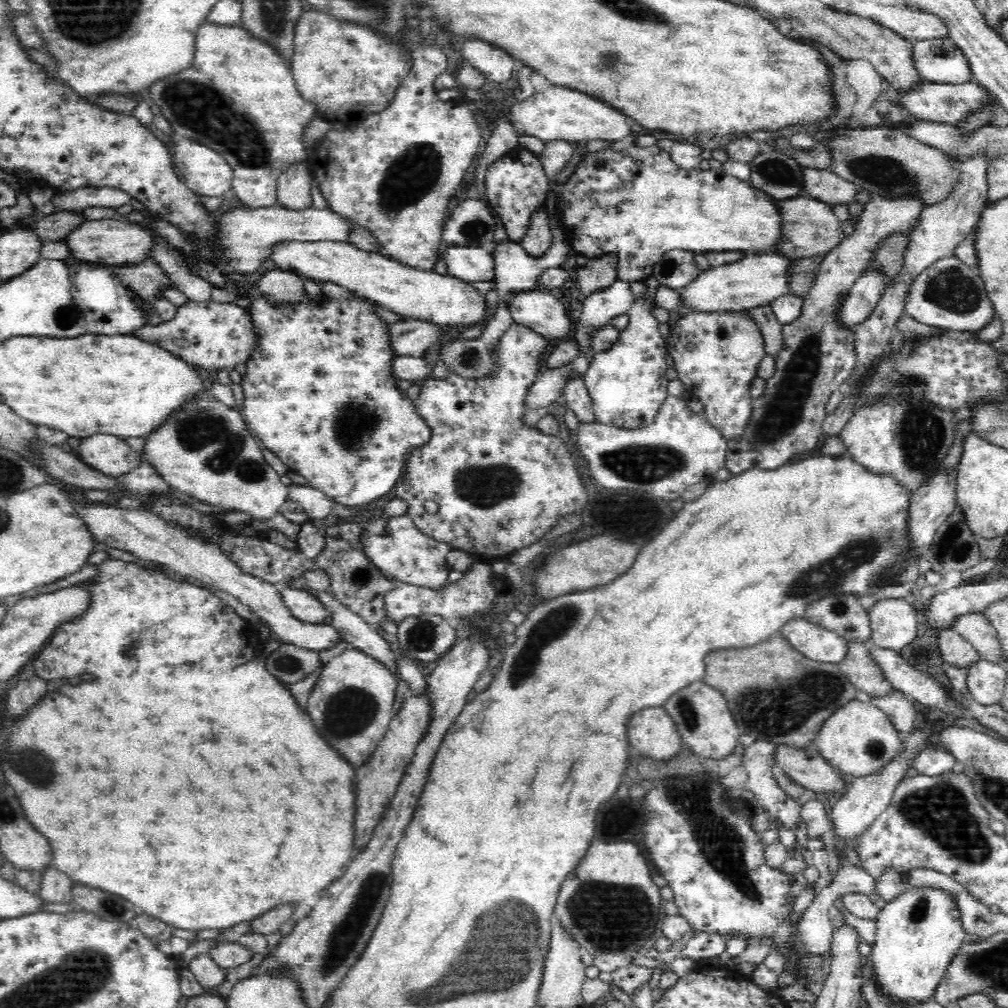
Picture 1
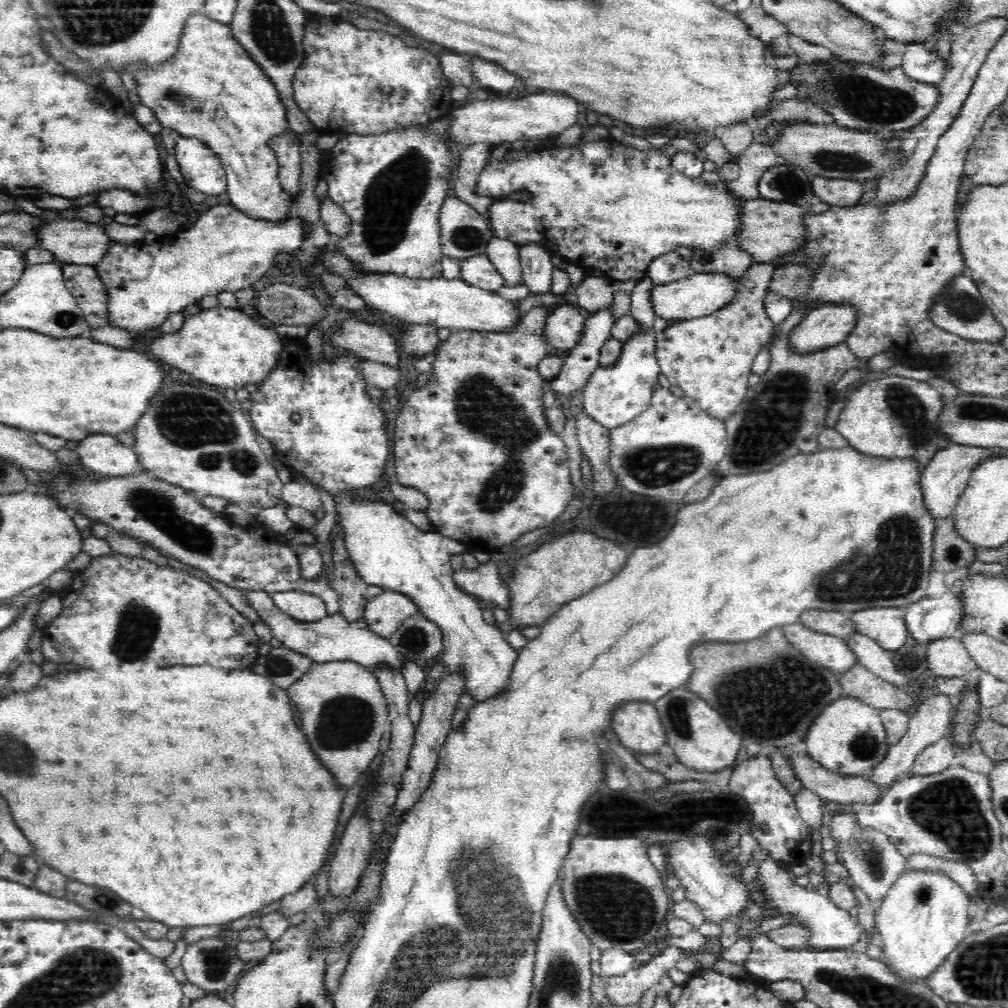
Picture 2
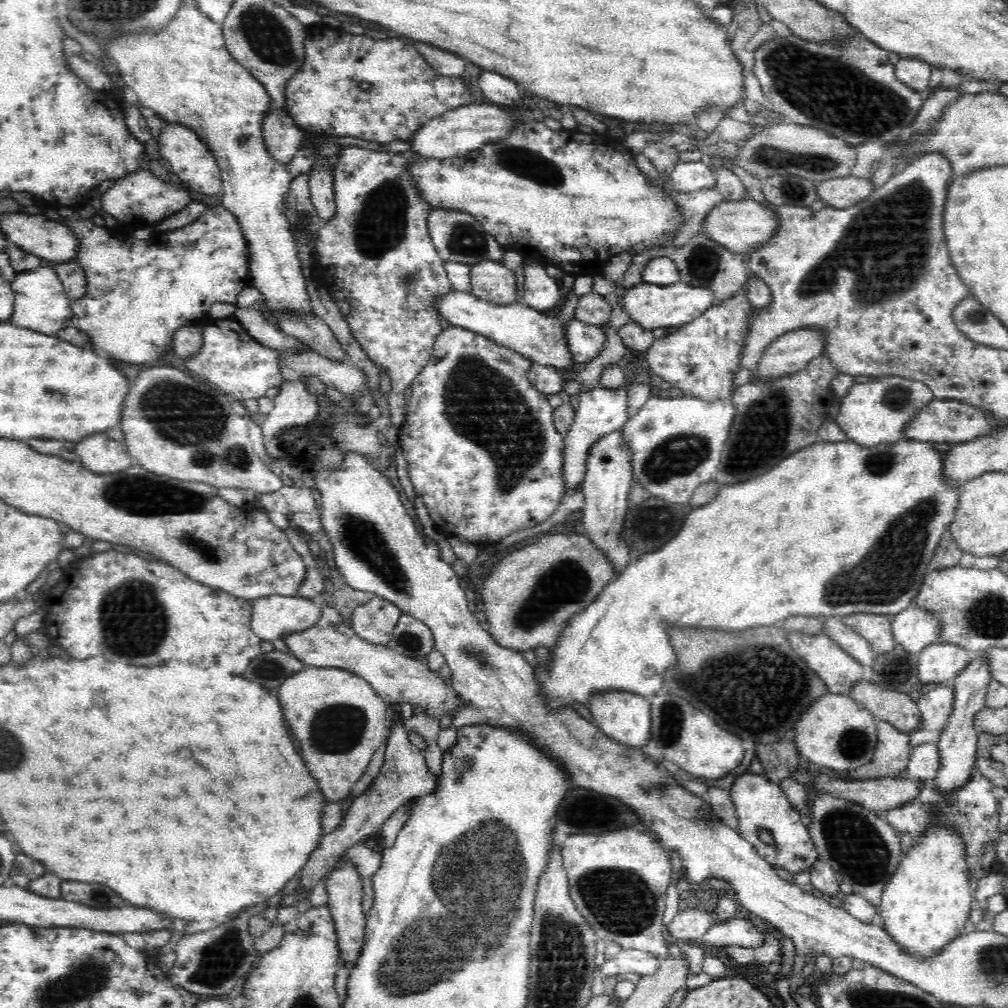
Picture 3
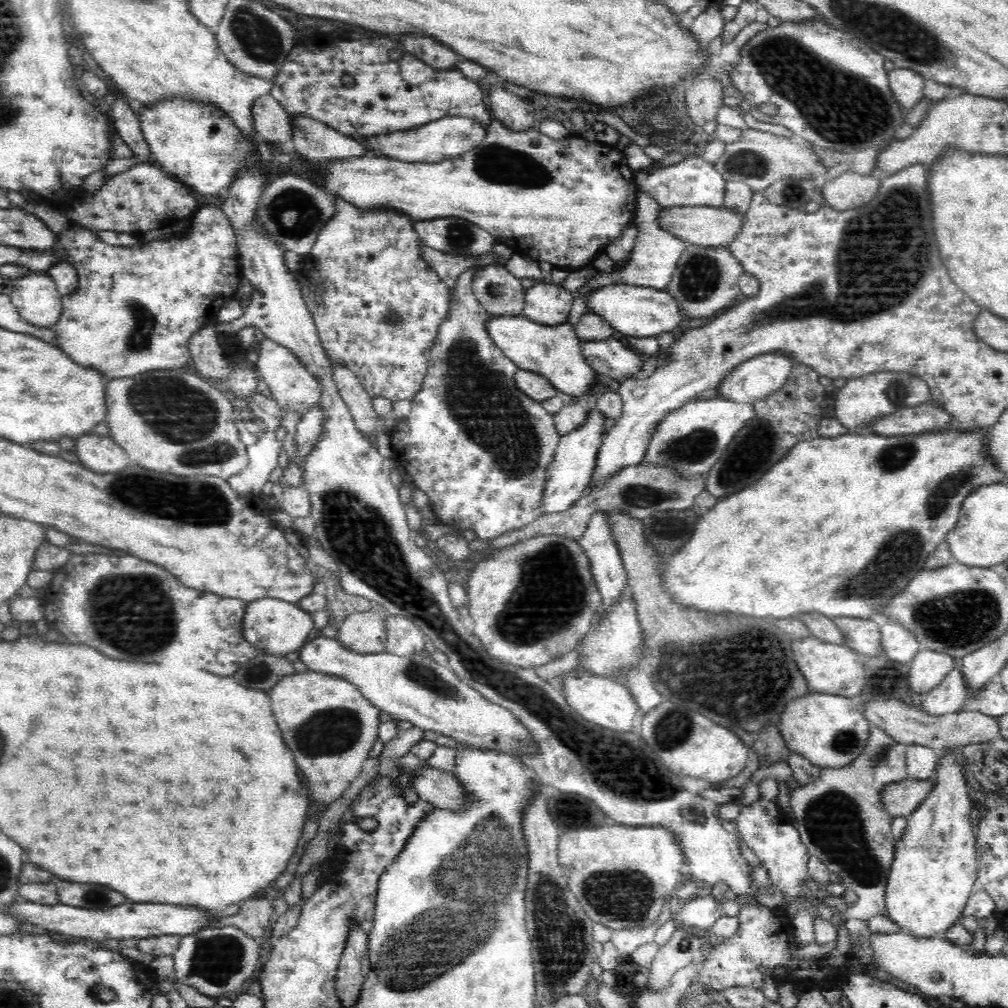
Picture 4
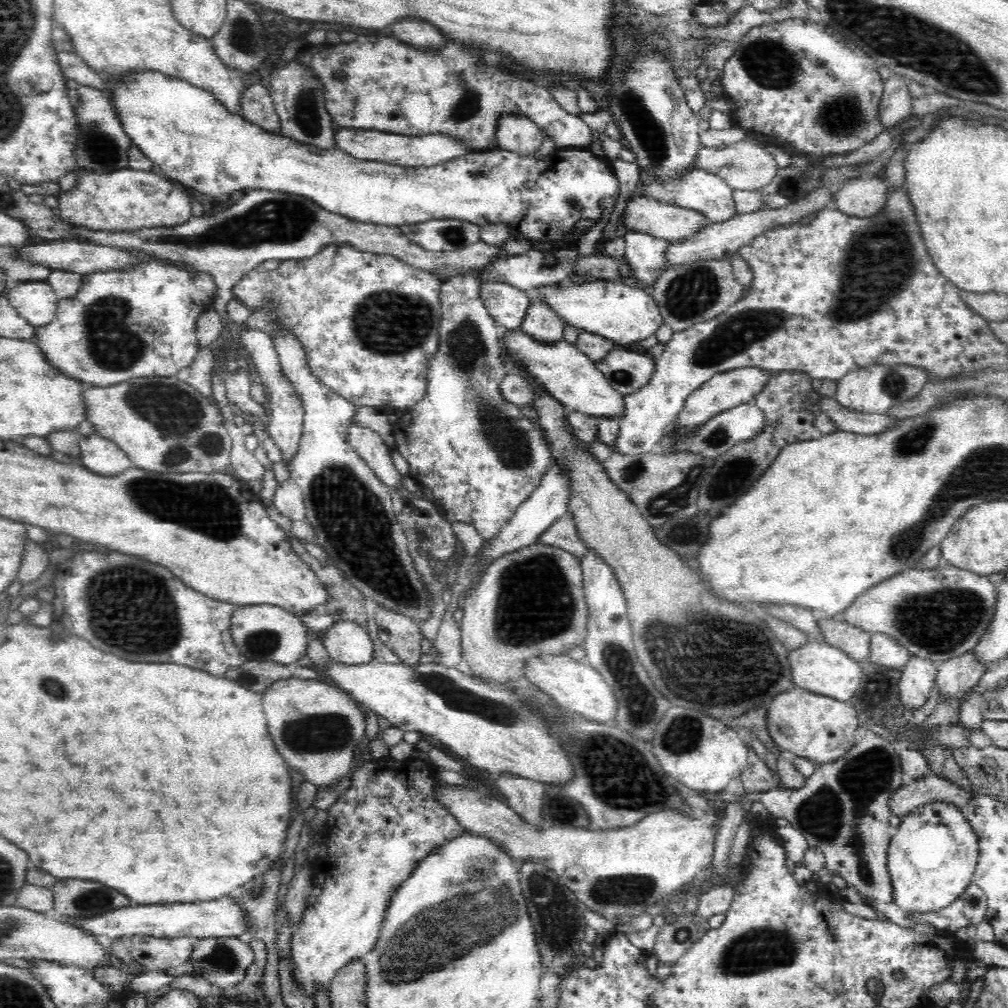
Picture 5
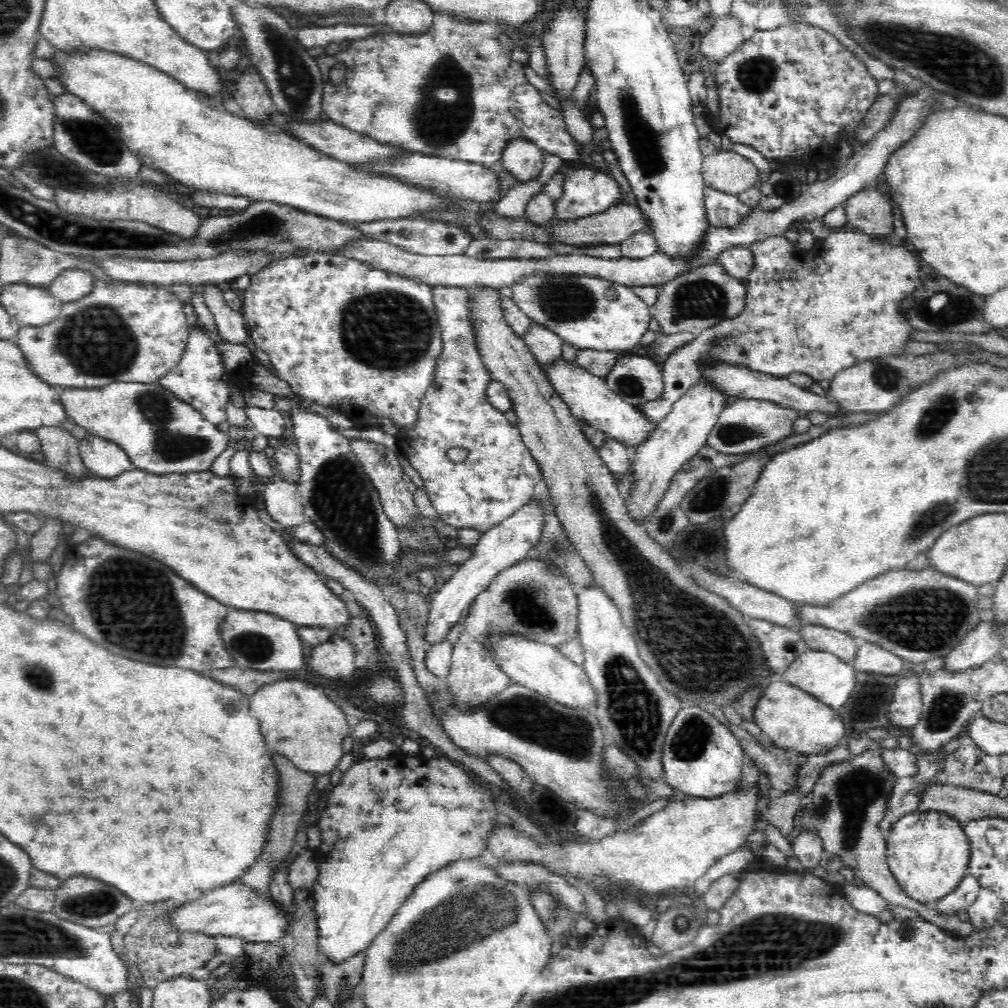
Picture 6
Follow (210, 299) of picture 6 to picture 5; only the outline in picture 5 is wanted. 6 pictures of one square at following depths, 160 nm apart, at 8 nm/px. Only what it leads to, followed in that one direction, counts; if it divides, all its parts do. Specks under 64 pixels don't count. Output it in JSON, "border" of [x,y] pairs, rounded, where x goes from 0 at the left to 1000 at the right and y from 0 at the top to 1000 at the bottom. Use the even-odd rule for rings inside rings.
{"border":[[[239,322],[236,337],[250,354],[250,369],[258,374],[259,381],[264,384],[268,402],[268,414],[264,420],[267,433],[272,436],[272,438],[278,444],[281,450],[281,458],[284,458],[286,455],[292,454],[300,435],[301,407],[299,399],[291,391],[291,385],[287,383],[287,379],[282,376],[282,372],[278,368],[276,350],[273,342],[269,339],[268,333],[251,325],[241,325],[241,322]]]}

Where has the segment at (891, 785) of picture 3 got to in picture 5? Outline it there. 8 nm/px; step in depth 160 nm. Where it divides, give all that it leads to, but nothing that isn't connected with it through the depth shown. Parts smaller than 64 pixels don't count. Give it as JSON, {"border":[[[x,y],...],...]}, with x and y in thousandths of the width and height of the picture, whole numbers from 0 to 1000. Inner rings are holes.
{"border":[[[920,768],[900,779],[895,779],[885,788],[882,801],[892,811],[913,802],[915,799],[937,796],[954,803],[968,792],[968,787],[927,768]]]}

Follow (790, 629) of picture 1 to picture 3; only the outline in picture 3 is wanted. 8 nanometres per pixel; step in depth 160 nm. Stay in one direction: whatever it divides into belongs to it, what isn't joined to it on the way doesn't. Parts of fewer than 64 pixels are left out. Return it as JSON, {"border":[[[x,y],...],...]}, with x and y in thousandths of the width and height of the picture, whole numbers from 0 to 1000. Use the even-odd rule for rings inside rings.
{"border":[[[782,627],[781,635],[786,644],[796,655],[800,657],[801,663],[815,675],[819,684],[827,688],[841,688],[841,685],[847,683],[851,677],[855,676],[855,661],[851,654],[841,649],[819,629],[800,630],[789,627]]]}

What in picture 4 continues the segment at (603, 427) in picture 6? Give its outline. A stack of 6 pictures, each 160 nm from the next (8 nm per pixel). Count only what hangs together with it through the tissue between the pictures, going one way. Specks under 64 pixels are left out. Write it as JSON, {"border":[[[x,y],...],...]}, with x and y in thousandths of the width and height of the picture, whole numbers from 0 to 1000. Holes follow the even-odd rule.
{"border":[[[488,313],[488,317],[482,319],[485,332],[491,342],[504,354],[516,367],[524,367],[534,371],[550,382],[554,389],[561,389],[565,393],[588,392],[587,384],[590,381],[599,381],[594,370],[581,359],[576,348],[576,338],[569,324],[563,318],[556,321],[543,322],[526,317],[526,314],[494,313]]]}

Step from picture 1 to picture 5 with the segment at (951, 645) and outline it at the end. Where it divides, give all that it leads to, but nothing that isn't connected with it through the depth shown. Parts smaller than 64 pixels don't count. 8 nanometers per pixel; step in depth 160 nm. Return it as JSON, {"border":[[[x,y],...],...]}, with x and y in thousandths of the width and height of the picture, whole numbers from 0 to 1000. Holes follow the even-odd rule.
{"border":[[[904,651],[901,659],[895,663],[893,673],[893,694],[901,704],[915,701],[927,681],[931,658],[915,652]]]}

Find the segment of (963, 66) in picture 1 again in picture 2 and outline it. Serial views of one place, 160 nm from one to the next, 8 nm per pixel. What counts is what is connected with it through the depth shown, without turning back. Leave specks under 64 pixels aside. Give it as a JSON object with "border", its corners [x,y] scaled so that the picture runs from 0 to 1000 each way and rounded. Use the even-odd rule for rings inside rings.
{"border":[[[923,45],[900,46],[895,56],[895,69],[899,75],[931,85],[938,73],[940,62],[935,60],[929,48]]]}

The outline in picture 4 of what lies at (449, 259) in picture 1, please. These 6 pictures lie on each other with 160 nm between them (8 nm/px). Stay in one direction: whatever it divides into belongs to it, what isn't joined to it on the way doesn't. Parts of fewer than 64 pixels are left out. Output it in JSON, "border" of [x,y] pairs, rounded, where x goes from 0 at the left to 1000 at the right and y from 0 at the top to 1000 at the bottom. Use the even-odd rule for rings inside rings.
{"border":[[[482,263],[470,266],[468,286],[486,313],[516,313],[521,305],[521,288],[516,278],[501,264]]]}

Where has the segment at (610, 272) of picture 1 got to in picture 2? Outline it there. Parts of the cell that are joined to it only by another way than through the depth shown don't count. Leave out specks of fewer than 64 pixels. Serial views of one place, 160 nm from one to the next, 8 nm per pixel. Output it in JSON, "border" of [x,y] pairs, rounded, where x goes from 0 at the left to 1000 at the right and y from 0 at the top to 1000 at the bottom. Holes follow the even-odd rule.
{"border":[[[581,269],[575,282],[572,282],[566,293],[566,296],[571,297],[581,312],[605,306],[609,298],[607,282],[603,280],[601,275],[595,274],[594,270],[591,273],[591,270]]]}

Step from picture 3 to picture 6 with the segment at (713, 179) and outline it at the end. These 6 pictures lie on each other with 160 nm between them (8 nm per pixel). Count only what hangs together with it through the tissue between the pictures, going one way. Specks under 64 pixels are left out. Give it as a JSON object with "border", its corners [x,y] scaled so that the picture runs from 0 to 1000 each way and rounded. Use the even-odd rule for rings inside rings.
{"border":[[[699,184],[699,207],[703,215],[705,225],[710,226],[730,226],[736,222],[748,205],[738,202],[731,193],[713,190],[712,188],[706,188]]]}

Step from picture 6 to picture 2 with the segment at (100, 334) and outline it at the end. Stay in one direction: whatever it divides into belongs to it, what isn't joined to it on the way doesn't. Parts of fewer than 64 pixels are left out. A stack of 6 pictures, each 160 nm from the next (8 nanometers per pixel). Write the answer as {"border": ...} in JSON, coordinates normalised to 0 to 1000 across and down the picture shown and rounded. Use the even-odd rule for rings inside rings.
{"border":[[[229,202],[213,203],[206,210],[197,210],[194,222],[185,230],[173,230],[173,234],[163,234],[163,242],[147,242],[141,240],[137,244],[123,243],[108,238],[101,256],[94,261],[93,268],[97,278],[104,286],[104,313],[106,322],[111,325],[124,327],[126,331],[143,333],[151,325],[161,323],[173,311],[179,310],[183,304],[194,302],[201,294],[214,290],[234,290],[240,286],[251,285],[254,278],[268,268],[273,252],[278,249],[291,251],[300,244],[303,238],[303,220],[298,215],[282,216],[282,221],[264,221],[253,219],[244,211],[232,206]]]}

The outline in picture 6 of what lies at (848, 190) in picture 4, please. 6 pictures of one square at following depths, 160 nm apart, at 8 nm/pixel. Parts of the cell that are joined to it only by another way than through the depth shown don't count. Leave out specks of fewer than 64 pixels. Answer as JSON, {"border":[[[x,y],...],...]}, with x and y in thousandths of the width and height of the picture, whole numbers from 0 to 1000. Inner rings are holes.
{"border":[[[873,183],[862,184],[839,197],[840,221],[859,234],[885,234],[888,221],[884,203]]]}

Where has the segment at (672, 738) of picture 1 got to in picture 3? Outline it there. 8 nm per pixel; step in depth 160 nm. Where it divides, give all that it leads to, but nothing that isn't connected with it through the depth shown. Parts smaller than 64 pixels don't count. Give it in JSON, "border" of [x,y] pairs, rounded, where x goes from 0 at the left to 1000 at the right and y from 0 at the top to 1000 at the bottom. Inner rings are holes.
{"border":[[[597,685],[587,688],[583,692],[583,702],[590,718],[605,732],[623,740],[641,740],[646,738],[646,699],[642,692],[634,688],[616,685]]]}

